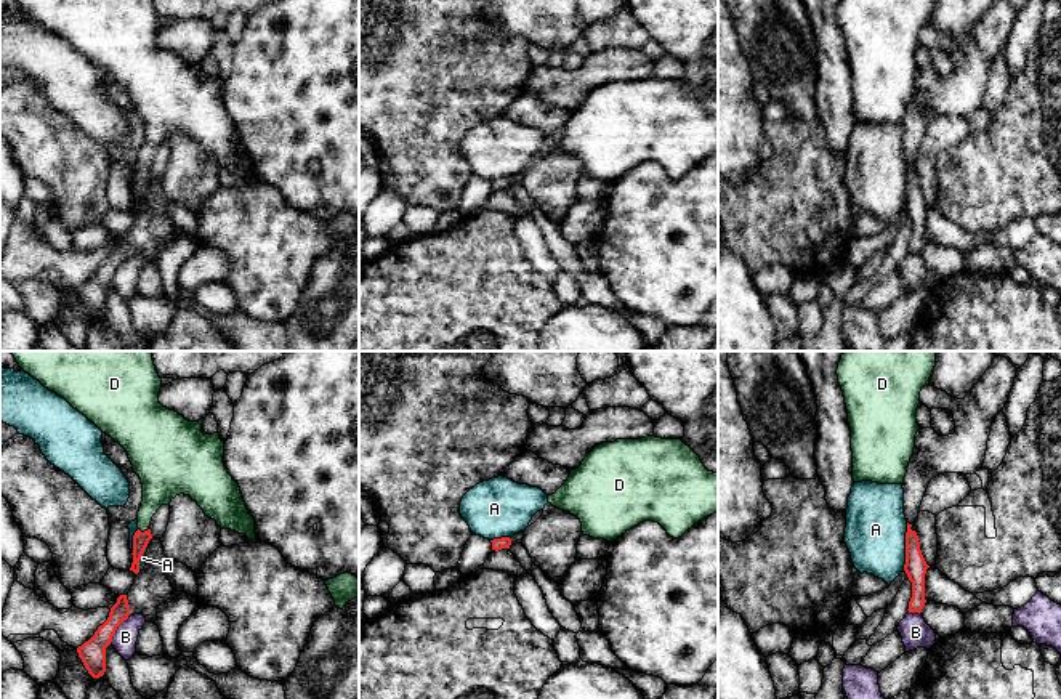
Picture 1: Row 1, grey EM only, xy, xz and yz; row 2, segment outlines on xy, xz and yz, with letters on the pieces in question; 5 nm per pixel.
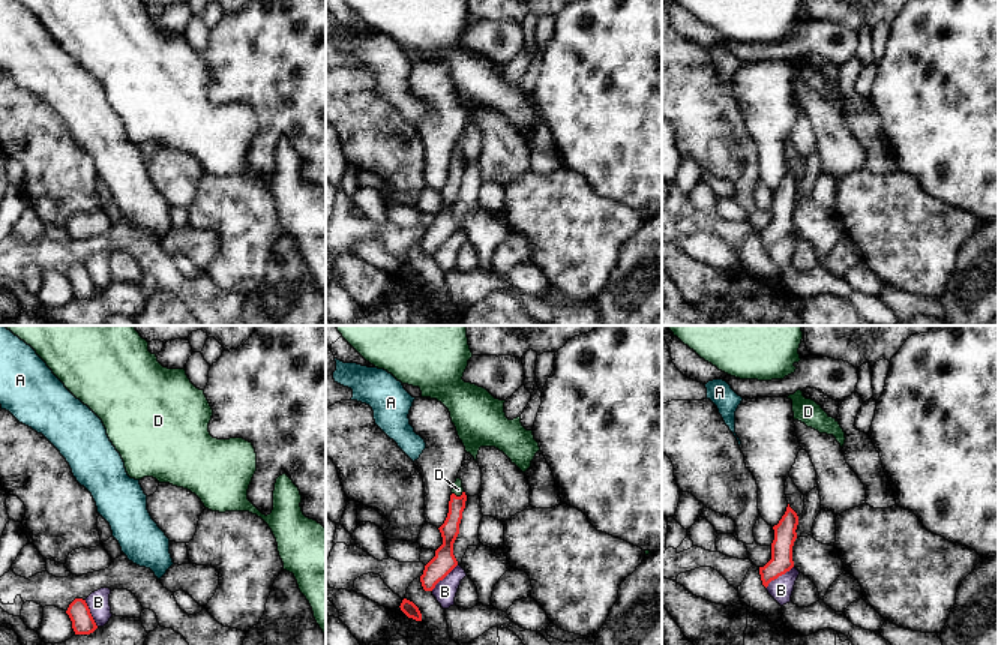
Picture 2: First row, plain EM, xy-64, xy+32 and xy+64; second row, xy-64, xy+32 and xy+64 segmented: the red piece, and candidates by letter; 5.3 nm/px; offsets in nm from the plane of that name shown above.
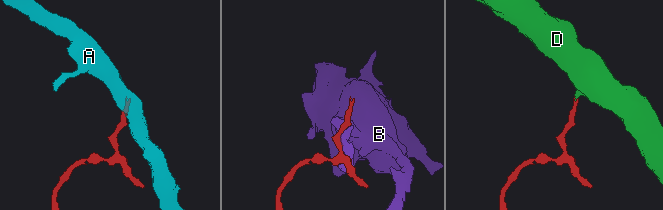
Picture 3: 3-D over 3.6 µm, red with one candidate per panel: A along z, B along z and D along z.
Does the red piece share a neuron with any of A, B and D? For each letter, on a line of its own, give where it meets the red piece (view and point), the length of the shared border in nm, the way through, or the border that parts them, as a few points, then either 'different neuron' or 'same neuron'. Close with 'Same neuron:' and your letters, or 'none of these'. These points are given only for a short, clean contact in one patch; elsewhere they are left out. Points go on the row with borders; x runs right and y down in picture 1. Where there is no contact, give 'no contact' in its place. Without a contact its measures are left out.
A: contact yz (906, 547); length 240 nm; border yz (907, 523), (906, 563), (903, 569); different neuron
B: contact xy (116, 629); length 170 nm; different neuron
D: contact xy (145, 531); length 60 nm; different neuron
Same neuron: none of these

